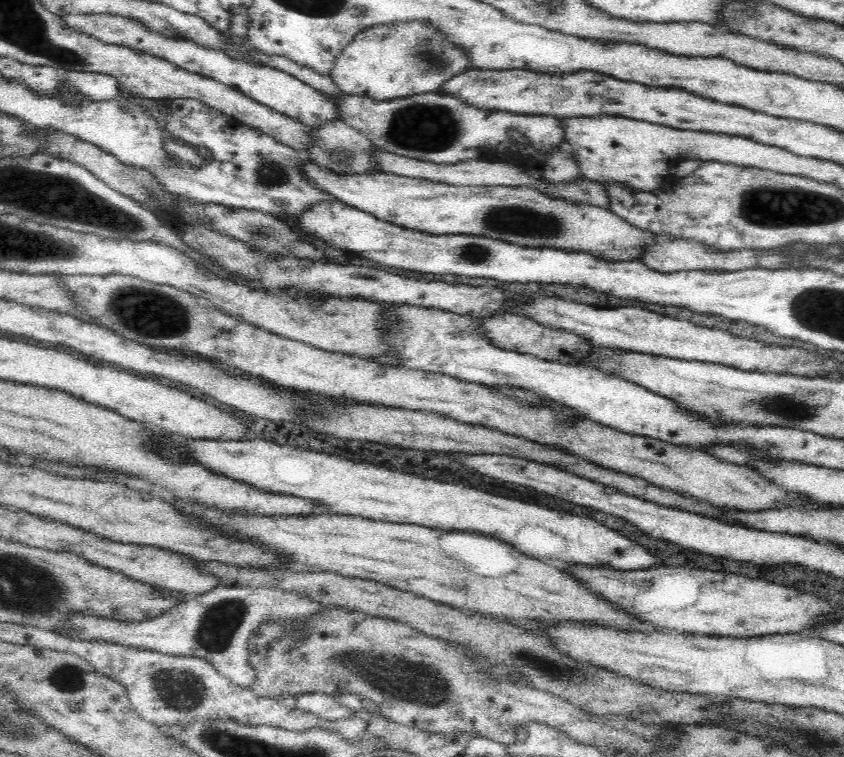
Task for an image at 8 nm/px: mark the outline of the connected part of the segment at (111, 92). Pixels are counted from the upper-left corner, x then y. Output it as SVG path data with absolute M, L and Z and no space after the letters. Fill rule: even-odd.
M70 71L64 77L65 88L79 92L82 96L85 94L92 100L109 101L120 94L119 82L110 75Z

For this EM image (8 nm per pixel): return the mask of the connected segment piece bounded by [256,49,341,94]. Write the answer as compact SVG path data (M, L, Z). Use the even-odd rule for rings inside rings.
M256 49L257 58L261 64L276 68L301 80L304 84L315 88L320 92L327 92L328 94L338 94L340 89L334 84L330 76L319 75L316 71L310 68L302 67L282 56L265 55L261 50Z

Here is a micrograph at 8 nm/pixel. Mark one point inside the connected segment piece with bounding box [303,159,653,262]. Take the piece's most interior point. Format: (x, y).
(520, 215)

